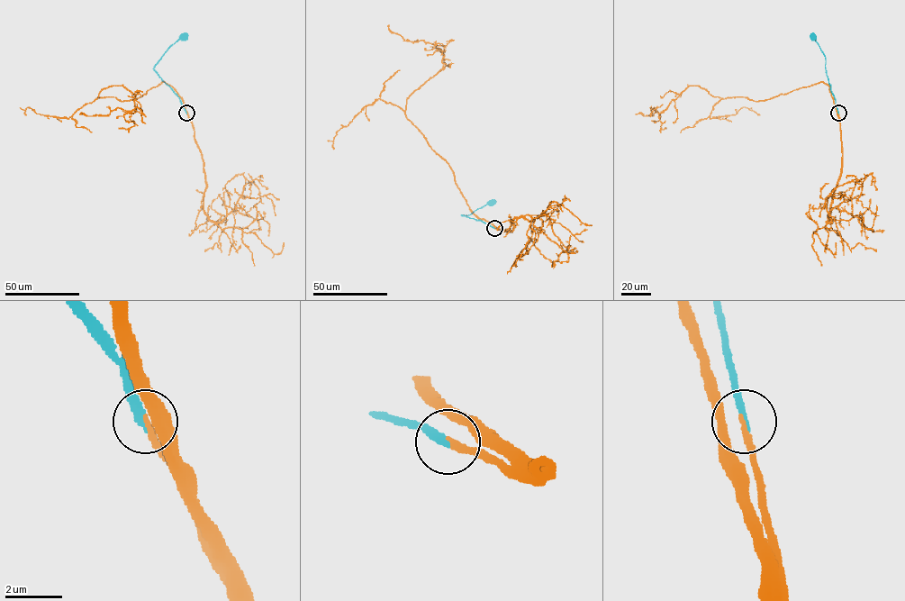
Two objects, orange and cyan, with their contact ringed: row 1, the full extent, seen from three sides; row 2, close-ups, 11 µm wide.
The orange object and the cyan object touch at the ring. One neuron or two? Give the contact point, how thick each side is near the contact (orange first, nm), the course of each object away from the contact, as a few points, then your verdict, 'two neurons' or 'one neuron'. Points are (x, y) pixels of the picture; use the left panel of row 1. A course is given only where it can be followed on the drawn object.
(186, 113) | 200/280 nm | orange via (186, 113), (162, 82), (122, 101), (99, 93), (122, 86), (134, 95), (133, 113), (81, 114) | cyan via (186, 113), (179, 97), (154, 68), (172, 45), (184, 37) | one neuron

